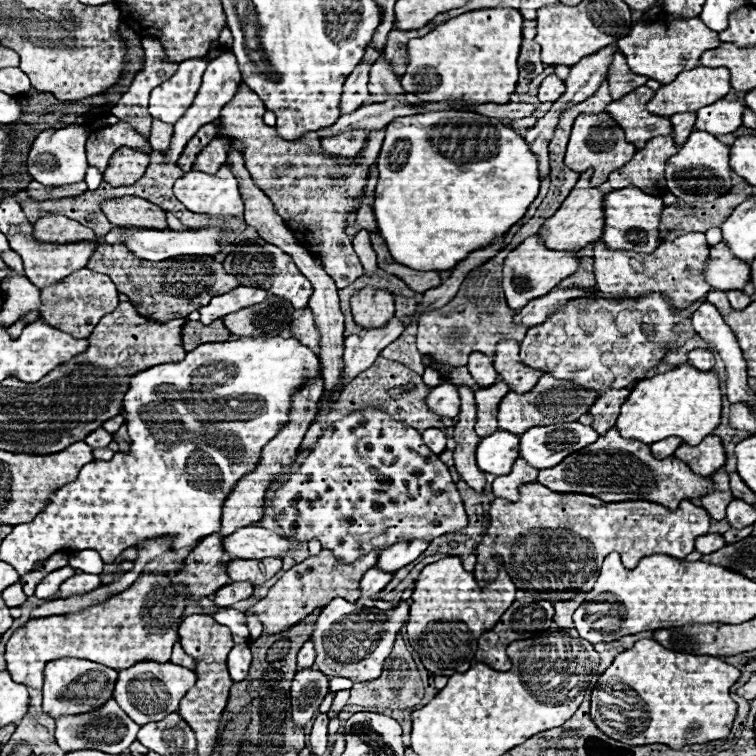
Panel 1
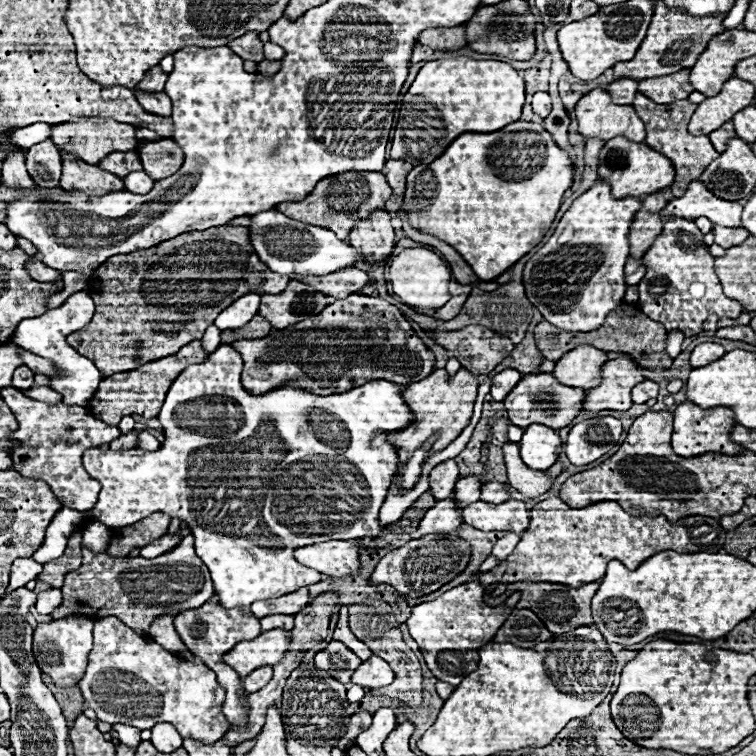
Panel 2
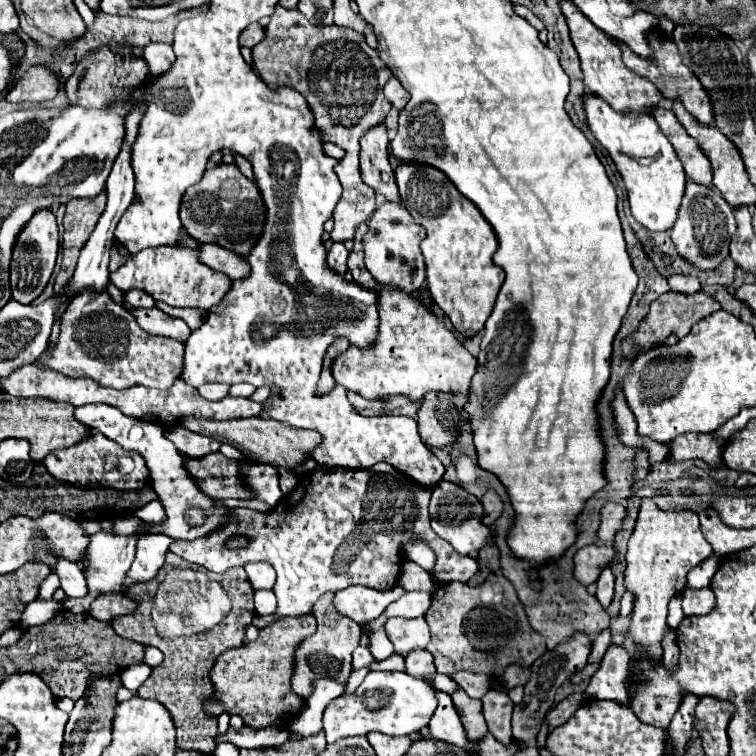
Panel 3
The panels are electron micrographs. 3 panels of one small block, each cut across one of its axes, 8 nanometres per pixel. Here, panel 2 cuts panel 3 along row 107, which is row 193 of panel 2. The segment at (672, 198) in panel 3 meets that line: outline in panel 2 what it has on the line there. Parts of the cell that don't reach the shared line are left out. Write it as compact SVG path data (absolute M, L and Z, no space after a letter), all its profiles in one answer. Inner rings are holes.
M596 182L578 196L562 216L550 240L526 262L522 282L526 298L542 312L542 316L572 332L590 332L604 324L604 318L622 302L624 264L628 260L628 230L634 214L640 210L640 198L616 200L606 182ZM566 226L574 228L574 236L566 244L558 244L558 236Z

